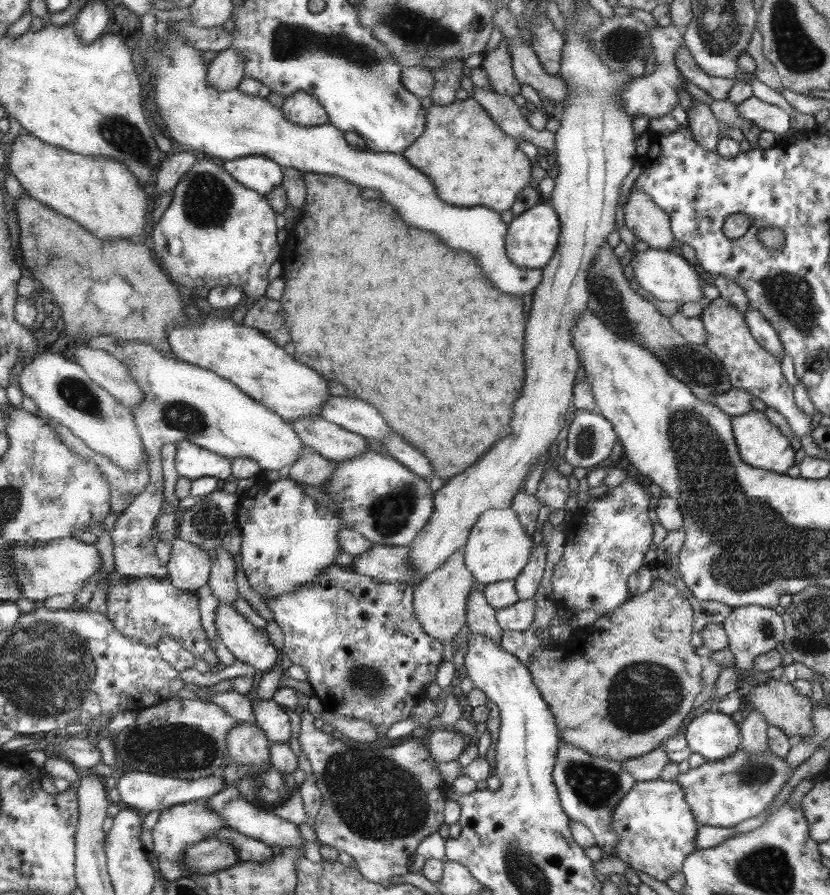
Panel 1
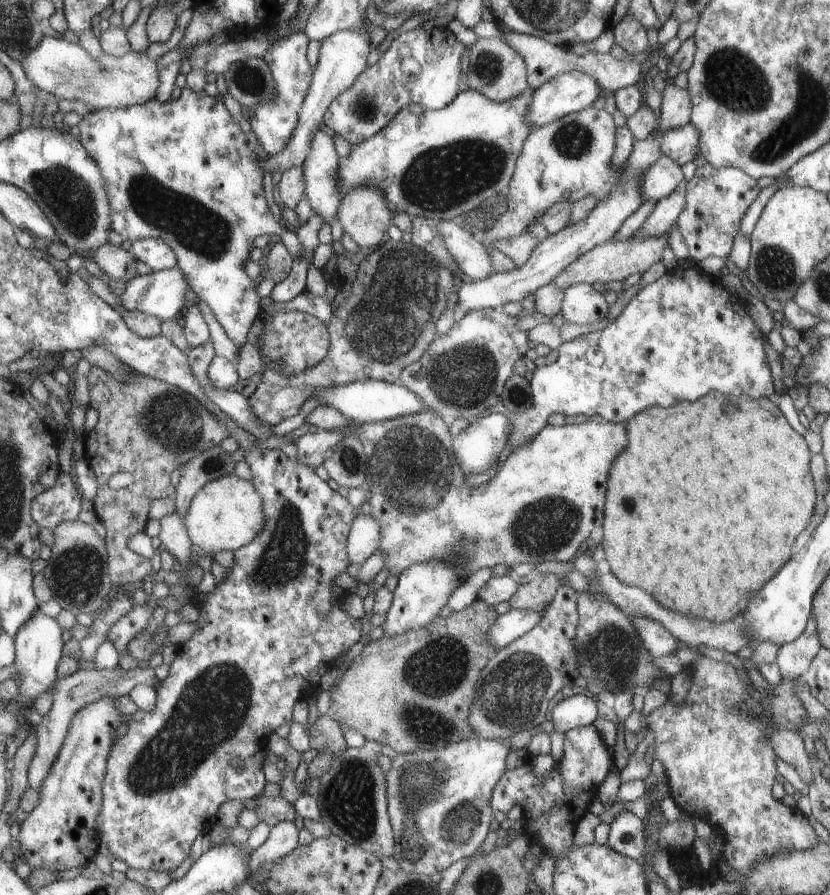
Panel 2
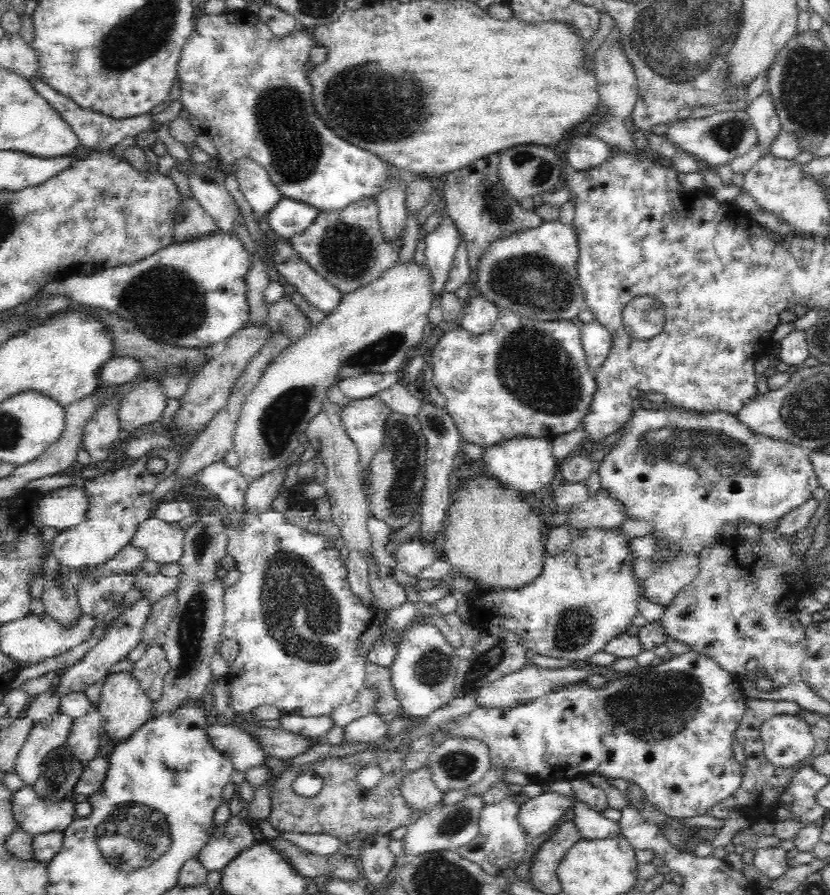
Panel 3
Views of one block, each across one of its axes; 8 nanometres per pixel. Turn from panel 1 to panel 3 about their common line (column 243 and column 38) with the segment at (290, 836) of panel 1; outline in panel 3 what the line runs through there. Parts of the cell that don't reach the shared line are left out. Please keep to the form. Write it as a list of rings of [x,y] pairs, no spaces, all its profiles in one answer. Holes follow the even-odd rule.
[[[24,785],[12,794],[12,813],[18,829],[30,834],[46,834],[66,830],[75,816],[75,801],[62,799],[58,802],[40,799],[32,786]]]

